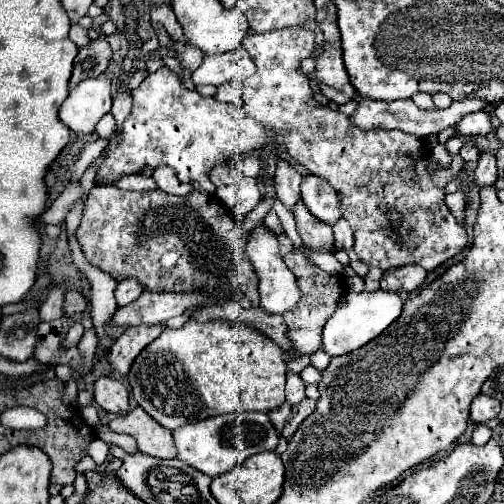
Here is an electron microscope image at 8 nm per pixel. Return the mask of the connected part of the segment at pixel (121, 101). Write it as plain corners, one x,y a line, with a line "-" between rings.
116,89
116,97
114,97
114,105
112,105
112,115
116,119
116,127
120,129
122,123
126,121
126,117
130,115
130,107
132,107
132,101
130,101
130,95
122,93
122,89

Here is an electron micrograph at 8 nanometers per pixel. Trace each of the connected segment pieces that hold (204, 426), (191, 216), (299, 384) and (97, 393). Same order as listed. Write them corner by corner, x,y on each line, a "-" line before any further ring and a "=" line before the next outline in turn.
262,411
216,415
204,421
184,425
182,429
174,431
178,459
186,461
194,469
210,477
218,477
232,471
238,463
242,463
250,455
256,455
262,451
274,451
278,445
278,439
280,439
280,433
274,429
268,415
=
96,185
84,203
76,239
88,263
116,281
136,277
152,293
222,289
222,301
238,293
248,295
252,305
258,307
258,279
246,257
250,233
242,233
230,207
208,193
190,191
178,197
162,189
122,191
=
288,373
288,381
286,381
286,403
290,405
296,405
304,399
304,381
294,375
294,373
=
100,377
94,383
94,401
108,413
126,413
130,407
128,389
114,377

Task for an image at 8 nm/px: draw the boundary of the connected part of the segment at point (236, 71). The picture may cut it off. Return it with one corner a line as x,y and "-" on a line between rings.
240,45
234,51
220,55
206,55
202,65
192,73
196,85
222,85
234,79
246,79
254,73
254,63

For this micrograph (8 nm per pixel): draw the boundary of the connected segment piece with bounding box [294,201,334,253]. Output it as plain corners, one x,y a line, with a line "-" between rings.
302,201
294,207
294,217
298,225
298,233
302,237
304,247
308,247
308,253
330,253
334,251
334,235
330,225
322,225
316,217
310,215
310,211
302,205

